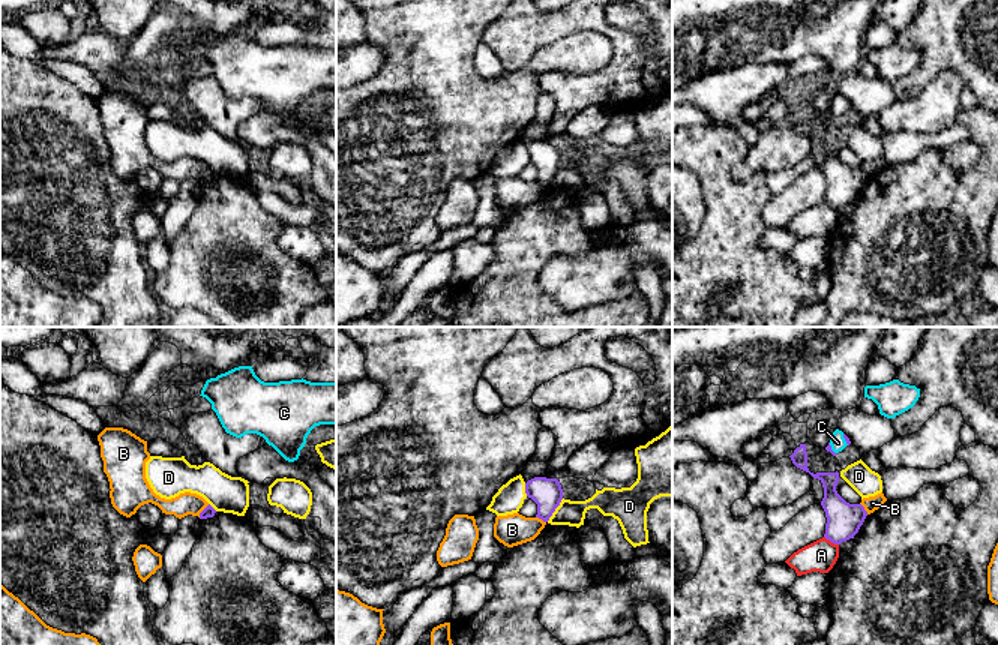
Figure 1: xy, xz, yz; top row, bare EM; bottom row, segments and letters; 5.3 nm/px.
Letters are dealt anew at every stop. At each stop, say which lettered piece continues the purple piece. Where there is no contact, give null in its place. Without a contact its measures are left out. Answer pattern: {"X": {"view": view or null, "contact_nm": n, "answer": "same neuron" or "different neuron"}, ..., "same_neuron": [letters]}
{"A": {"view": "yz", "contact_nm": 90, "answer": "different neuron"}, "B": {"view": "xy", "contact_nm": 90, "answer": "different neuron"}, "C": {"view": "yz", "contact_nm": 80, "answer": "same neuron"}, "D": {"view": "xz", "contact_nm": 160, "answer": "different neuron"}, "same_neuron": ["C"]}

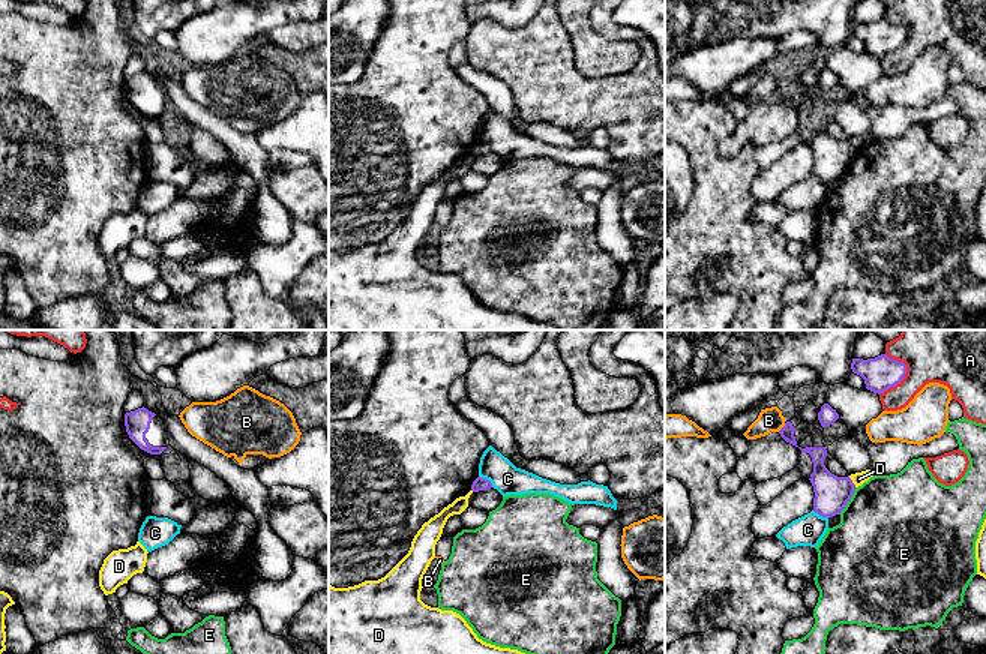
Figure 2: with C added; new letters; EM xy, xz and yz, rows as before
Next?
{"A": {"view": "yz", "contact_nm": 220, "answer": "different neuron"}, "B": {"view": "yz", "contact_nm": 60, "answer": "different neuron"}, "C": {"view": "xz", "contact_nm": 100, "answer": "different neuron"}, "D": {"view": "yz", "contact_nm": 80, "answer": "different neuron"}, "E": {"view": "yz", "contact_nm": 170, "answer": "different neuron"}, "same_neuron": []}

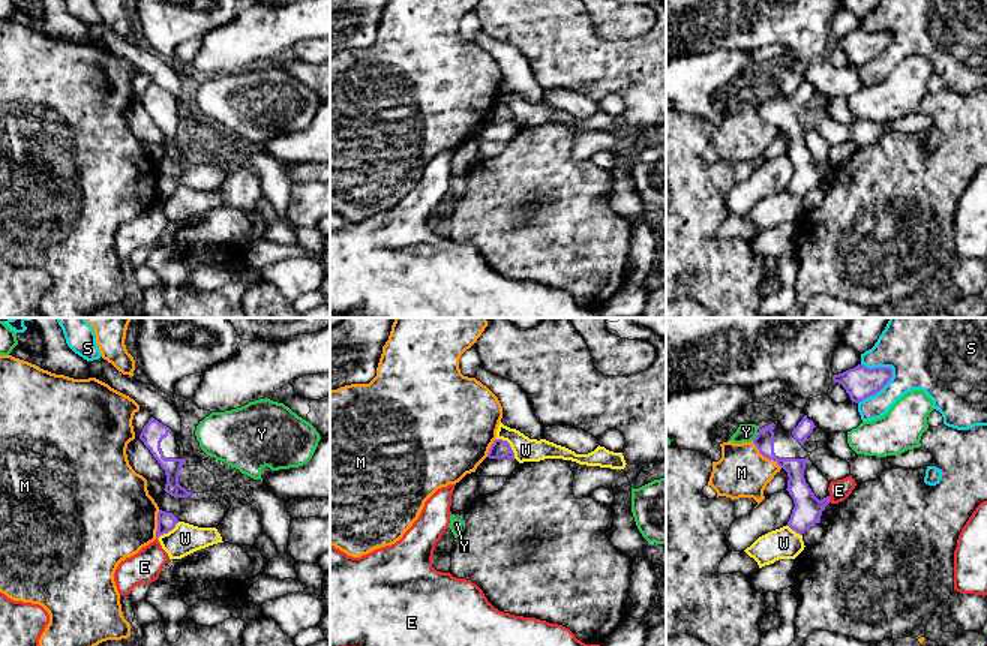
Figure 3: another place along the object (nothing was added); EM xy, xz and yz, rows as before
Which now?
{"E": {"view": "yz", "contact_nm": 40, "answer": "different neuron"}, "M": {"view": "yz", "contact_nm": 220, "answer": "different neuron"}, "S": {"view": "yz", "contact_nm": 260, "answer": "different neuron"}, "W": {"view": "xz", "contact_nm": 150, "answer": "different neuron"}, "Y": {"view": "yz", "contact_nm": 60, "answer": "different neuron"}, "same_neuron": []}

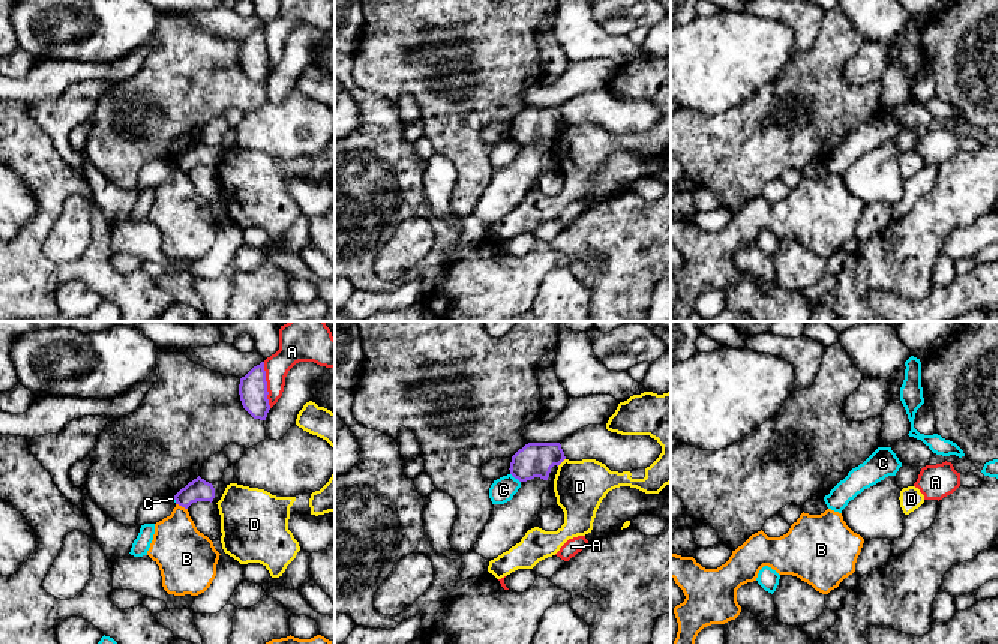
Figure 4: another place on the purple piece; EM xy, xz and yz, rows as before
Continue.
{"A": {"view": "xy", "contact_nm": 260, "answer": "different neuron"}, "B": {"view": "xy", "contact_nm": 70, "answer": "different neuron"}, "C": {"view": "xz", "contact_nm": 80, "answer": "different neuron"}, "D": {"view": "xz", "contact_nm": 60, "answer": "different neuron"}, "same_neuron": []}

